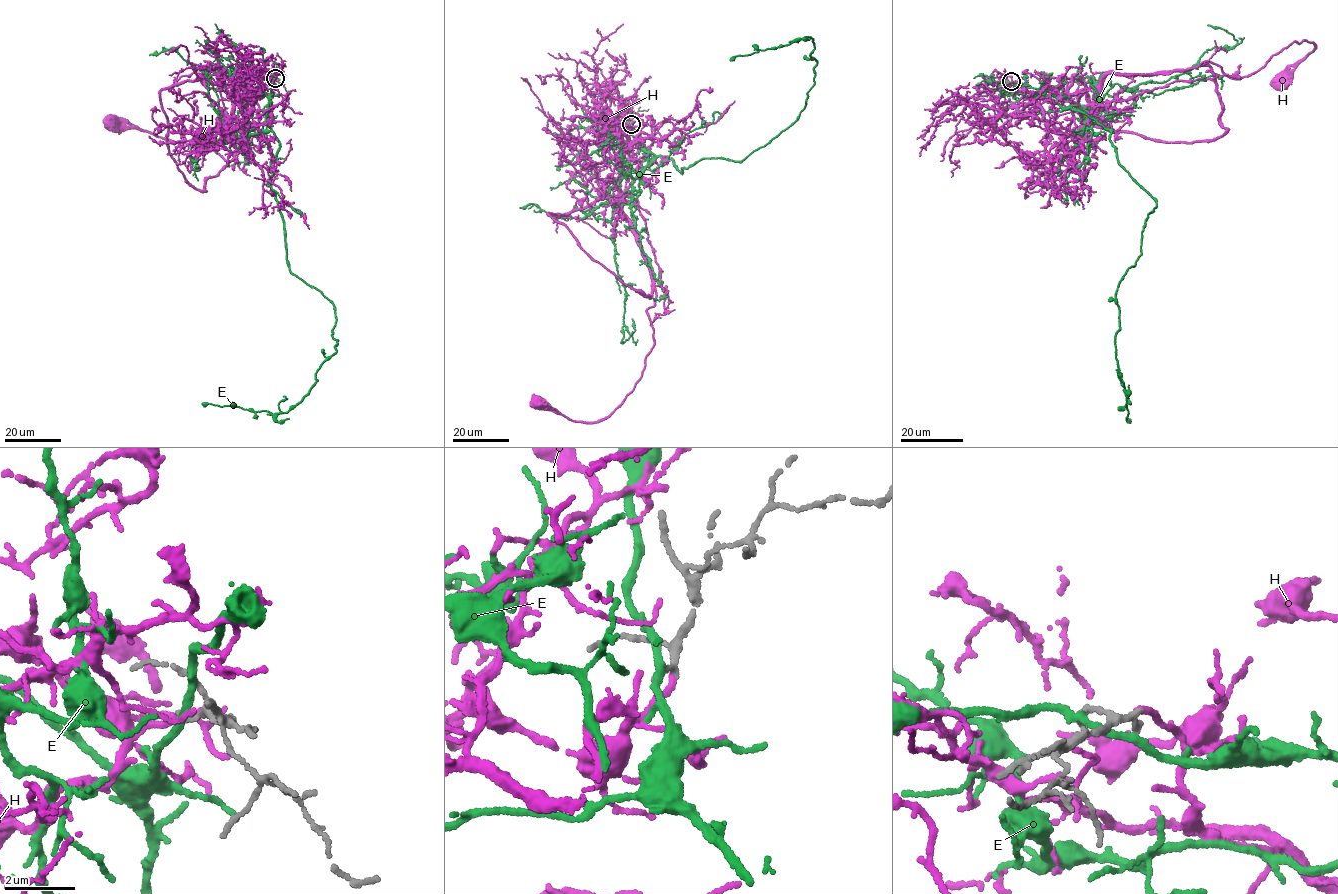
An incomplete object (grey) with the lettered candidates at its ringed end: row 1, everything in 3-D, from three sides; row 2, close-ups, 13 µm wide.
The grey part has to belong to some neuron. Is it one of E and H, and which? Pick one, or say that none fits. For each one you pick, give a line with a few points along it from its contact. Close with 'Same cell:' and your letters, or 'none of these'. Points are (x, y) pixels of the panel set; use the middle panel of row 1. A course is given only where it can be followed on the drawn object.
Same cell: none of these

